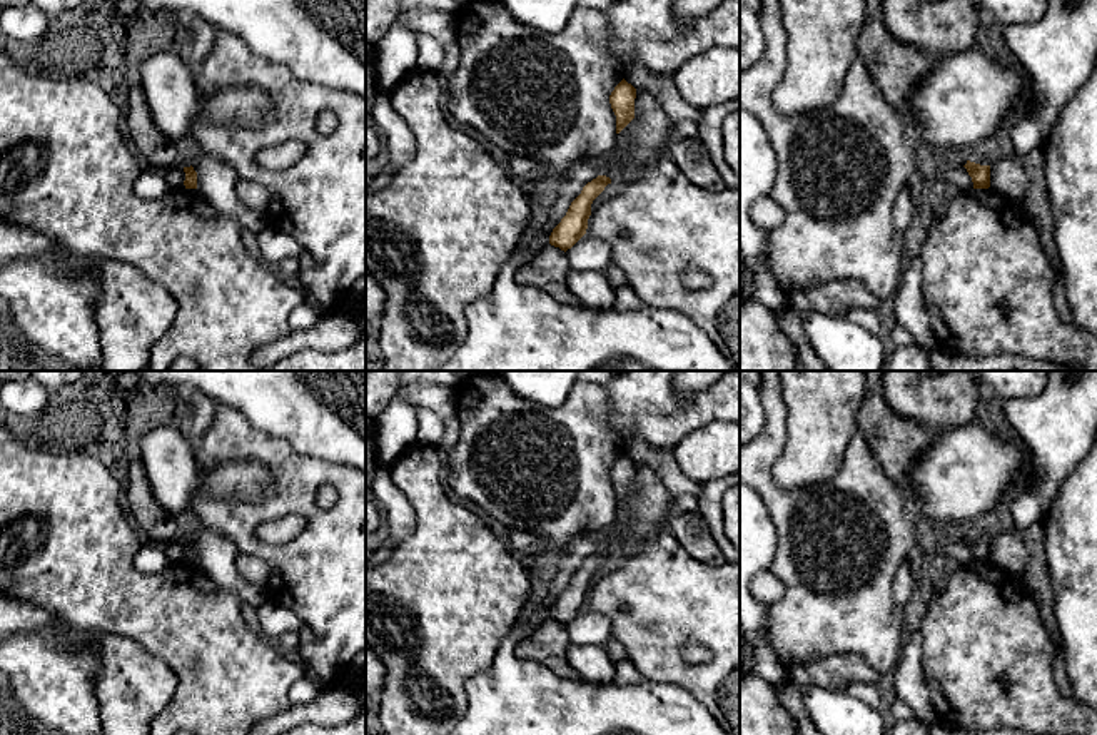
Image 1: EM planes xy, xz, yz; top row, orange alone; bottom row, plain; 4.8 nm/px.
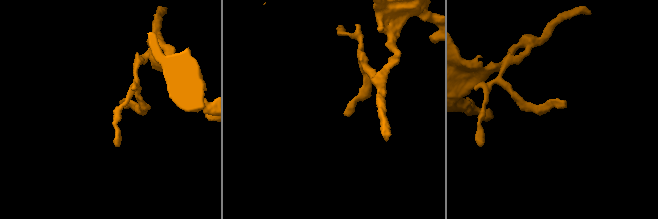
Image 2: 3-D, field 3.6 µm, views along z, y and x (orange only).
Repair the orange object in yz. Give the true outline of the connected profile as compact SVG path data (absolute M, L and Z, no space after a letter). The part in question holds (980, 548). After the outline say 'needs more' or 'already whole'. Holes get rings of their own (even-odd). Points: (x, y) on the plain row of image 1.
M967 535L963 540L972 551L973 563L988 563L990 561L990 540L980 540Z; already whole

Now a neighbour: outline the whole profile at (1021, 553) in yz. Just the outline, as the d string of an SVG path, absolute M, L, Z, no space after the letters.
M1034 523L990 541L990 563L1019 576L1039 608L1042 623L1050 636L1059 633L1054 615L1054 595L1044 551L1044 530Z

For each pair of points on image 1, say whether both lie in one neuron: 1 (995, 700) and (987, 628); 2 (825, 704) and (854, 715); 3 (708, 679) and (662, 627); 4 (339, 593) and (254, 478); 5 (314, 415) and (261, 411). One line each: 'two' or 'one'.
1: one
2: one
3: one
4: two
5: one

